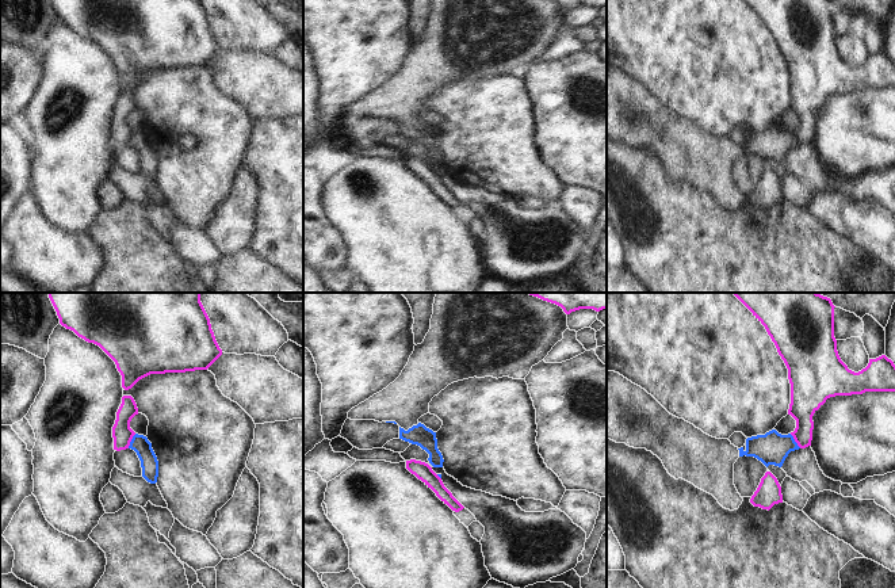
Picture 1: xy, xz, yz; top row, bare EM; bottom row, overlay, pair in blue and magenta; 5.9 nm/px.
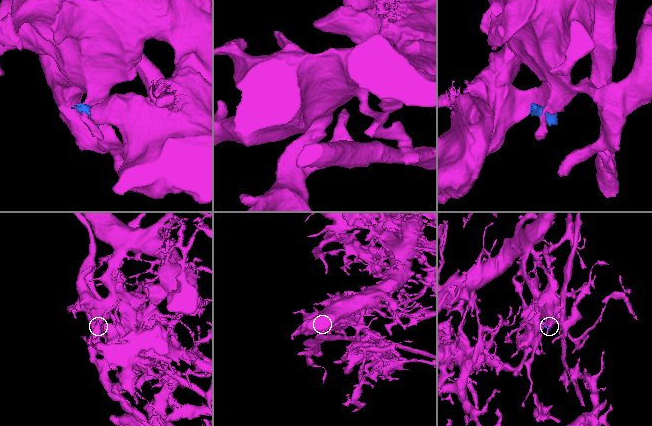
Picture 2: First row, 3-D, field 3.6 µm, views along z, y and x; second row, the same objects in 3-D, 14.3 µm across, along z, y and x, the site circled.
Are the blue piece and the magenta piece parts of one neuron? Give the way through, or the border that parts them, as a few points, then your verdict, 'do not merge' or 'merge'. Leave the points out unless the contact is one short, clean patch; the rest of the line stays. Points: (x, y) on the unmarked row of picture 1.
along xy (136, 130), (127, 144) | do not merge

